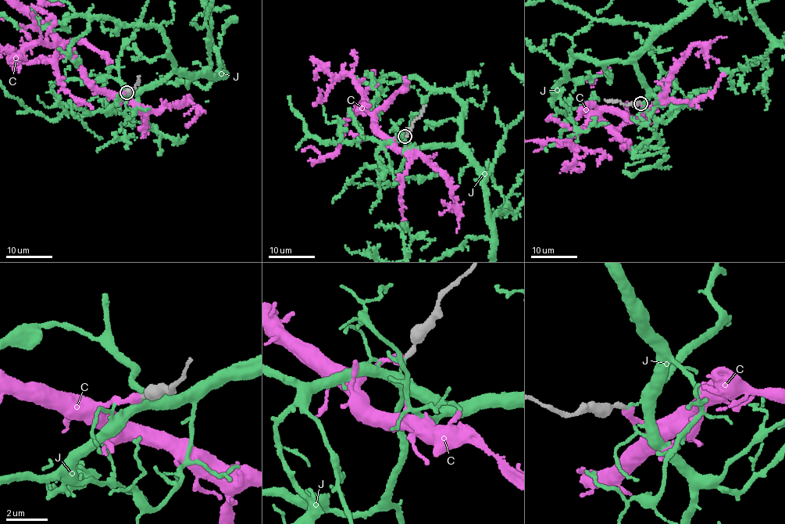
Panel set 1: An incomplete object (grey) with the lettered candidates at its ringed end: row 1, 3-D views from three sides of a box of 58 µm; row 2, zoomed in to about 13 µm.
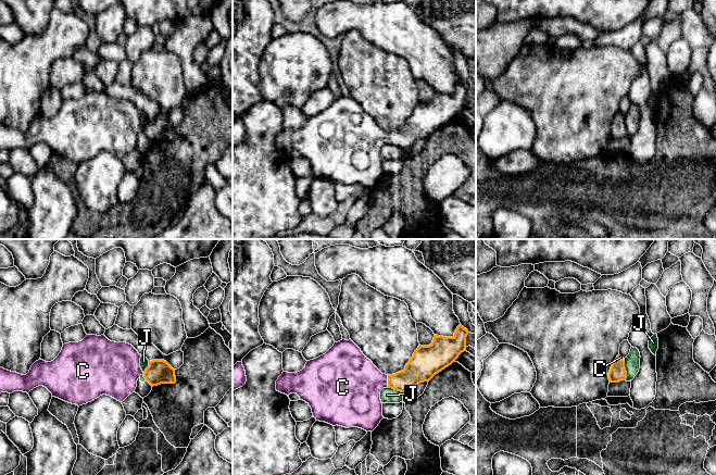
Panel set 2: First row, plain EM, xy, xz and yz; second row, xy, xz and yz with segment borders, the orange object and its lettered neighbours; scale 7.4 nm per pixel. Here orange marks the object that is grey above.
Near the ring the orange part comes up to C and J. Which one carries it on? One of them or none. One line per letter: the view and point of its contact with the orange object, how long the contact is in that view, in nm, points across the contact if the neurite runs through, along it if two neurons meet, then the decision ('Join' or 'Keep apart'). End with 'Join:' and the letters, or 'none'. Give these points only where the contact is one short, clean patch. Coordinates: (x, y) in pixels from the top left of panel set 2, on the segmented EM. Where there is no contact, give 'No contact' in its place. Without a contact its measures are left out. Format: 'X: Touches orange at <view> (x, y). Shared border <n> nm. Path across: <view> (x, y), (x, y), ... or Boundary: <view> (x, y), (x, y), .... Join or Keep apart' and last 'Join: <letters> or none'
C: Touches orange at xz (388, 382). Shared border 100 nm. Join
J: Touches orange at yz (625, 370). Shared border 150 nm. Boundary: yz (623, 360), (626, 379). Keep apart
Join: C

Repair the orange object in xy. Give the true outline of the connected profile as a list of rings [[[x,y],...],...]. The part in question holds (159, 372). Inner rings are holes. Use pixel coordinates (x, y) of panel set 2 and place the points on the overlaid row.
[[[164,360],[149,361],[143,377],[152,387],[176,383],[175,370]]]

